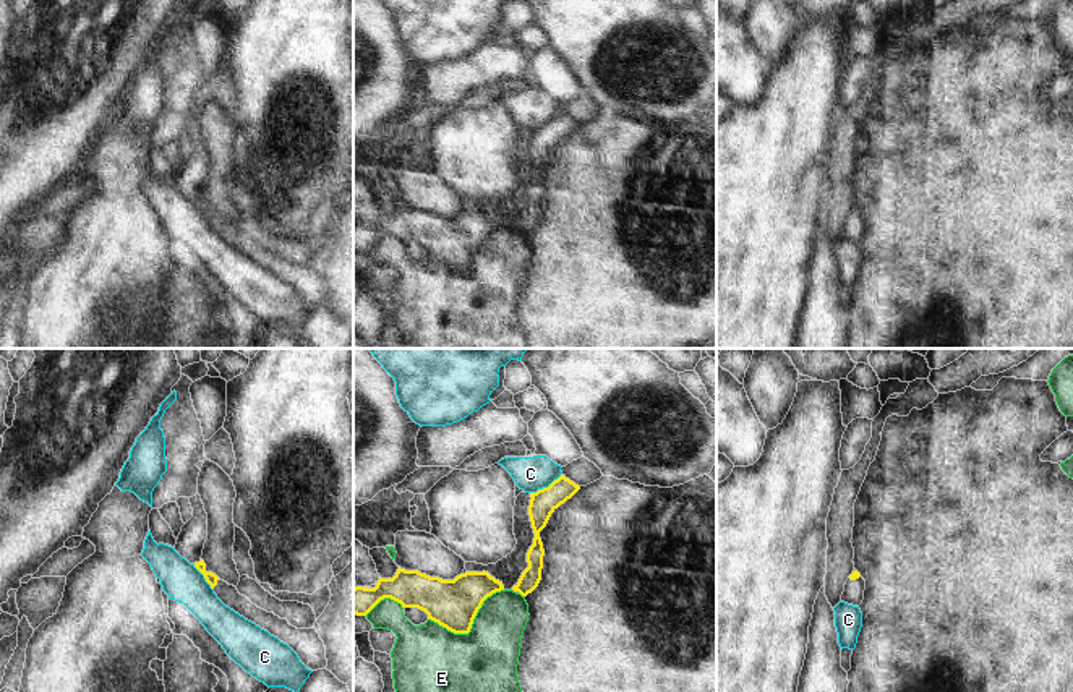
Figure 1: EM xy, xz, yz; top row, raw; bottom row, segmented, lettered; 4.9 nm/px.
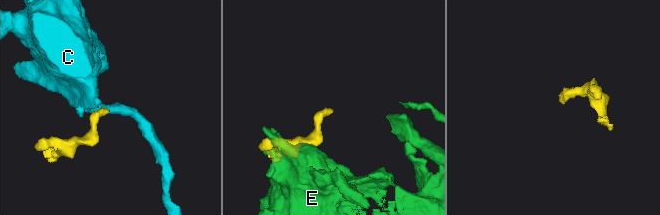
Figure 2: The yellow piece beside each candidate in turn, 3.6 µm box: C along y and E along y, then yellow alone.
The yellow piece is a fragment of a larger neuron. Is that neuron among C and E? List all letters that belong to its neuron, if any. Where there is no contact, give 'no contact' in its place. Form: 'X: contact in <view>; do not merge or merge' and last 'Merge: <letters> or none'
C: contact in xz; do not merge
E: contact in xz; do not merge
Merge: none

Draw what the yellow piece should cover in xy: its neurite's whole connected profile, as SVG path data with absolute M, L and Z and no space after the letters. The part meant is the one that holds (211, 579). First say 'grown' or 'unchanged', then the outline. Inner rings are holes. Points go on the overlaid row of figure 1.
grown; M203 559L195 562L195 567L204 575L206 582L225 606L287 643L308 669L326 669L326 647L316 629L297 629L287 619L280 619L274 613L258 608L246 596L240 595L237 587L207 572Z

